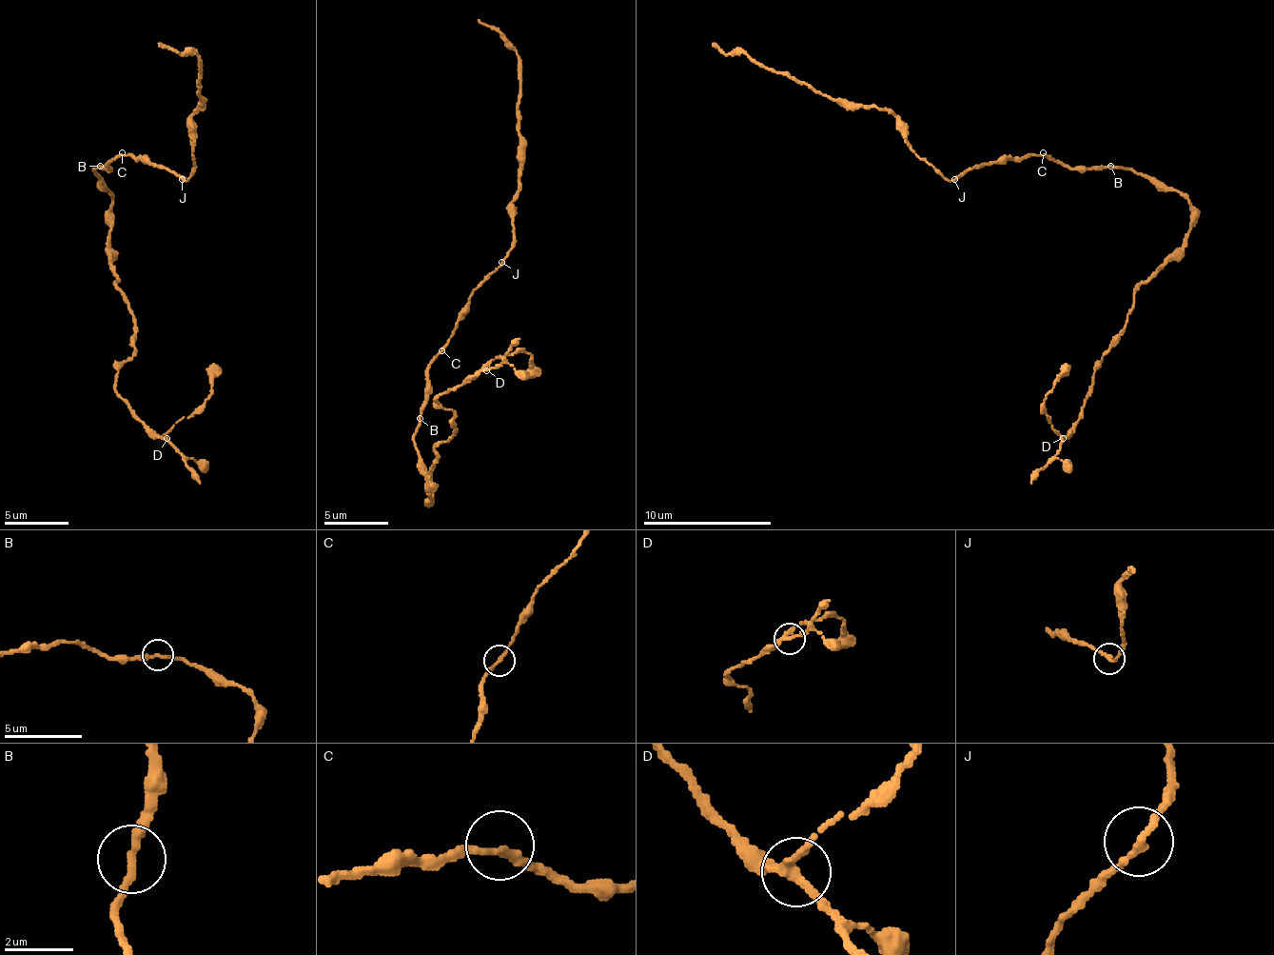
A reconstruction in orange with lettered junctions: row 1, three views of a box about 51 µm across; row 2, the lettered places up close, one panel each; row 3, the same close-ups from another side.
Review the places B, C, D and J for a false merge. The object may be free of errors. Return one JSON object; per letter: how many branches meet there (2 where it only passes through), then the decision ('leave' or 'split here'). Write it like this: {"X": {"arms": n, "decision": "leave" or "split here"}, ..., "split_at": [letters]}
{"B": {"arms": 2, "decision": "leave"}, "C": {"arms": 2, "decision": "leave"}, "D": {"arms": 3, "decision": "leave"}, "J": {"arms": 2, "decision": "leave"}, "split_at": []}

